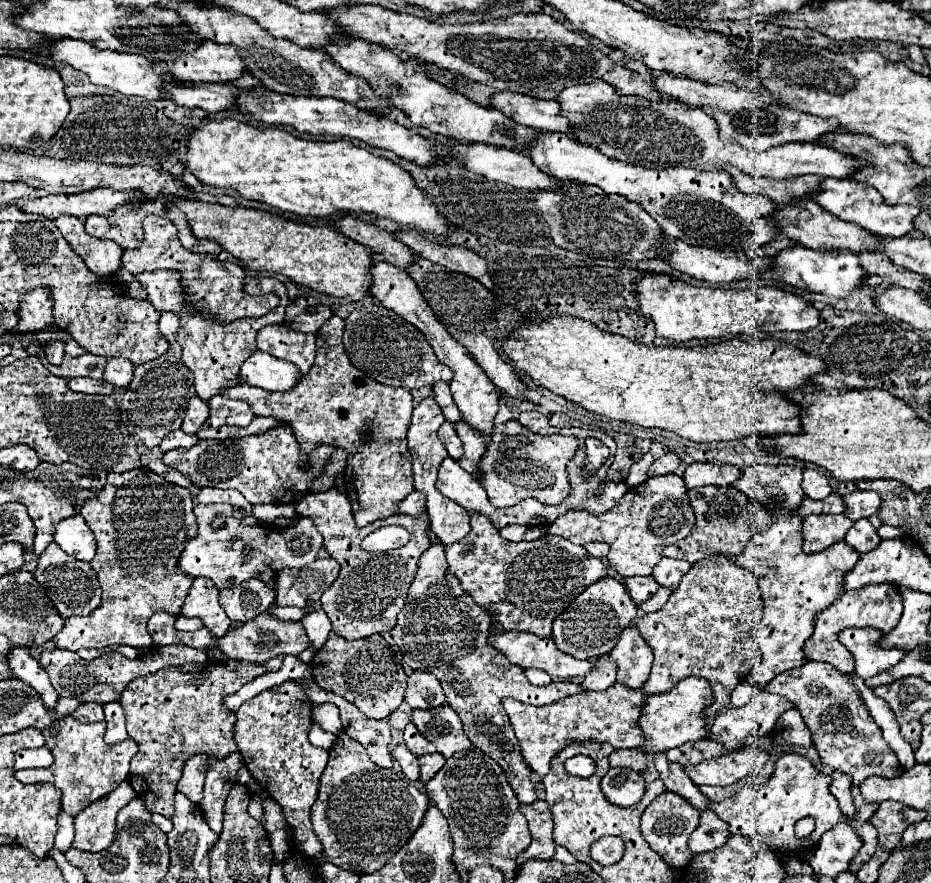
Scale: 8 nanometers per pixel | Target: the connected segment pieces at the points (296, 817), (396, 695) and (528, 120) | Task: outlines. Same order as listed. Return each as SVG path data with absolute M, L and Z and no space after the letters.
M286 681L274 689L262 691L250 701L244 701L236 711L236 745L238 751L262 789L282 807L282 813L292 827L296 845L308 855L320 853L320 841L312 835L310 807L316 801L318 781L328 761L328 751L314 747L308 741L308 729L312 725L312 701L296 681Z
M332 633L324 647L316 651L310 665L312 679L320 689L336 693L346 701L354 703L366 717L386 719L404 701L406 673L382 635L370 635L368 639L348 641Z
M496 93L492 99L492 107L514 119L516 123L534 127L538 131L558 131L570 133L572 125L566 117L562 117L562 107L558 101L532 99L528 95L512 95L512 93Z

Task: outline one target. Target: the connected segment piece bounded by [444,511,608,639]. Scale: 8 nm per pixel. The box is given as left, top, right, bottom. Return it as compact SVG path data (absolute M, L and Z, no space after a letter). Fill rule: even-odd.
M470 511L470 533L464 537L464 541L456 541L450 545L444 545L446 559L448 559L448 571L458 577L460 587L464 593L472 597L472 601L488 611L492 615L492 631L494 633L506 633L506 631L524 631L534 633L536 637L550 637L552 635L552 623L554 619L592 583L608 577L608 569L604 563L596 557L590 557L588 551L582 545L574 545L564 537L558 535L546 535L536 541L520 541L512 543L500 537L498 529L488 521L486 515ZM466 545L472 545L474 549L464 555L462 549Z

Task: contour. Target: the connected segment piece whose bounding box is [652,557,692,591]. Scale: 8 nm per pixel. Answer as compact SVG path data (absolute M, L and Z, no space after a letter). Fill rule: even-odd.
M664 557L664 559L654 567L652 577L656 579L658 585L674 591L674 587L680 583L682 575L688 573L690 567L692 567L692 565L690 565L688 561L678 561L678 559L668 559L668 557Z

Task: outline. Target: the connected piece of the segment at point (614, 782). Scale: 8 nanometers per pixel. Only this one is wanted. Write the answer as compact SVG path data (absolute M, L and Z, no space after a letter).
M614 767L604 775L602 791L610 803L620 807L632 807L644 795L644 775Z

